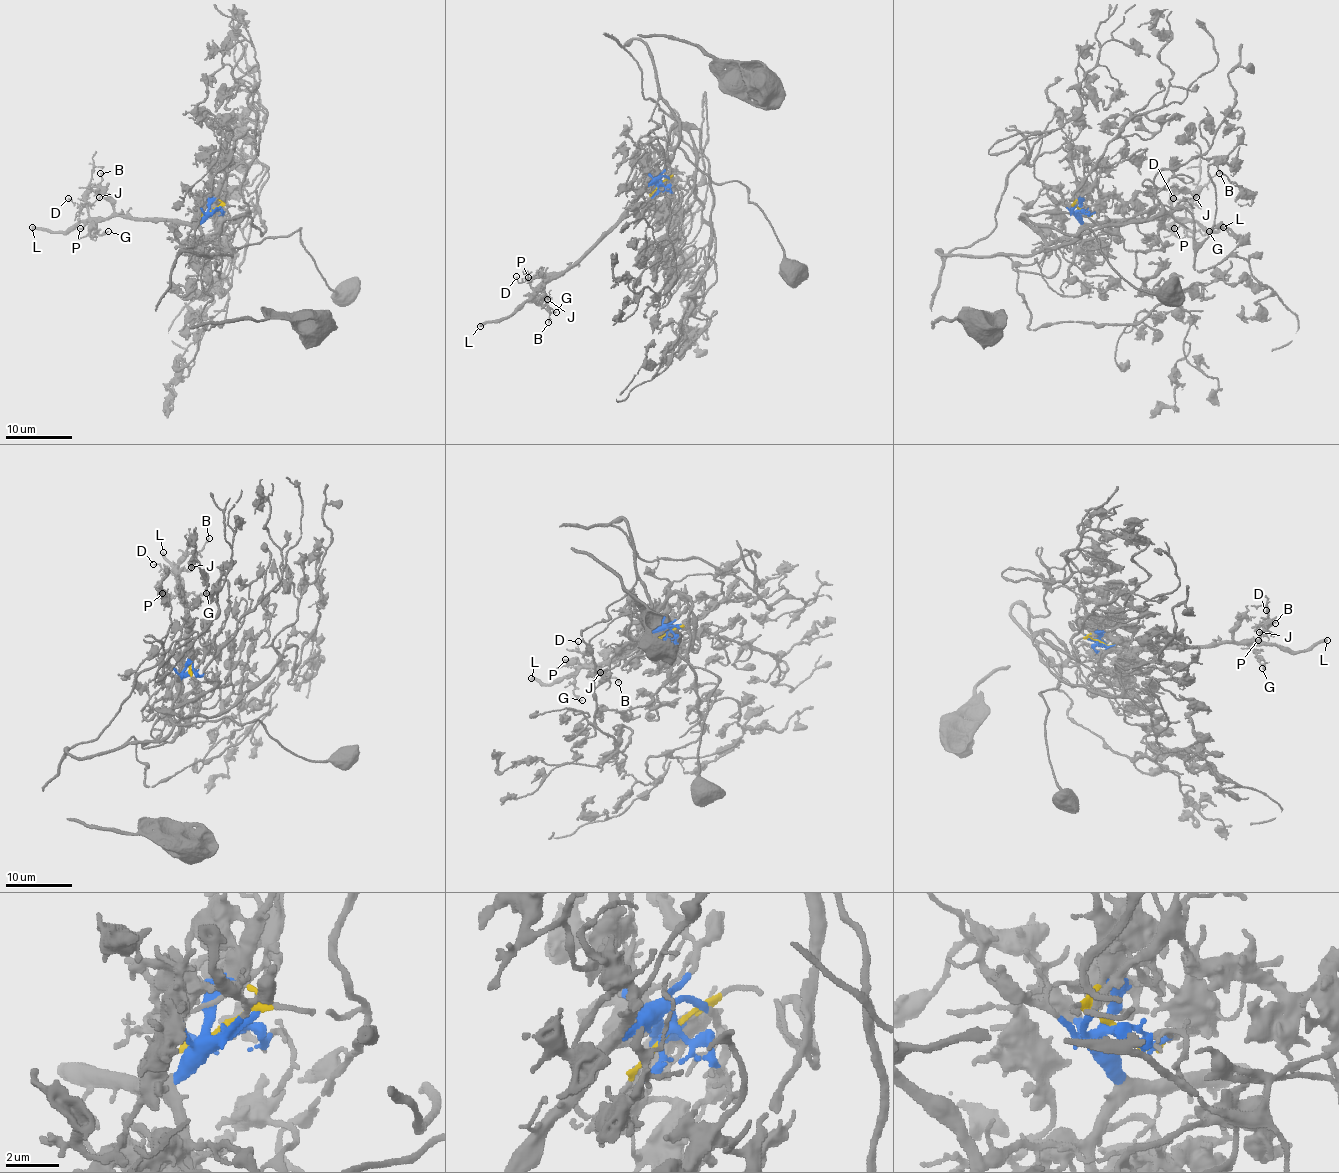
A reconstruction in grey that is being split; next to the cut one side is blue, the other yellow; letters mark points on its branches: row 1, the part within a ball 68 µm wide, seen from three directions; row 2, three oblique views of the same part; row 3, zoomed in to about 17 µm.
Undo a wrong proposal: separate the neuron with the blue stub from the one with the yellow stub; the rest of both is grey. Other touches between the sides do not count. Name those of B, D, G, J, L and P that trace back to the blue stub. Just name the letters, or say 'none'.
B, D, G, J, L, P

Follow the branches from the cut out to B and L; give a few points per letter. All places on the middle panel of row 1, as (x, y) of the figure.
B: (660, 184), (652, 182), (575, 263), (536, 289), (534, 298), (550, 313), (548, 323)
L: (660, 184), (652, 182), (580, 257), (561, 273), (548, 278), (508, 316), (484, 321), (479, 326)

